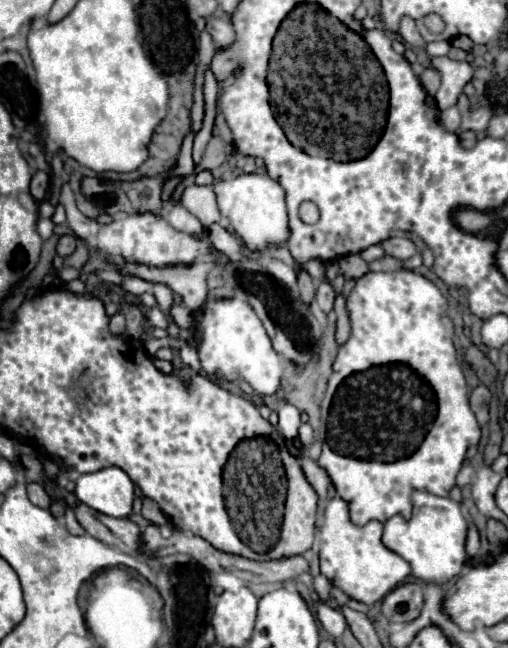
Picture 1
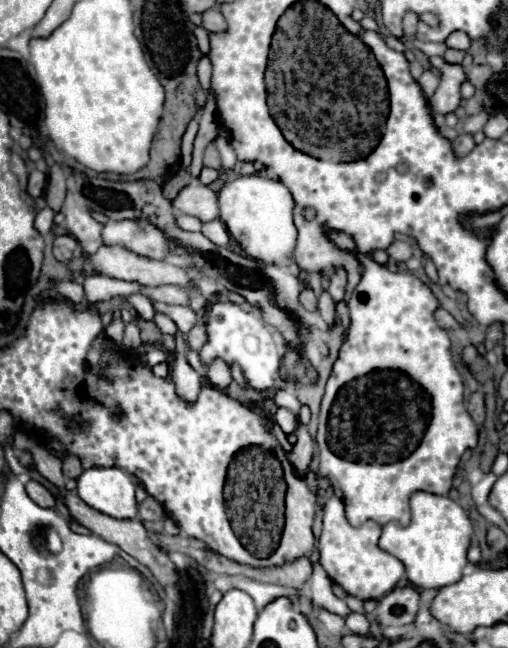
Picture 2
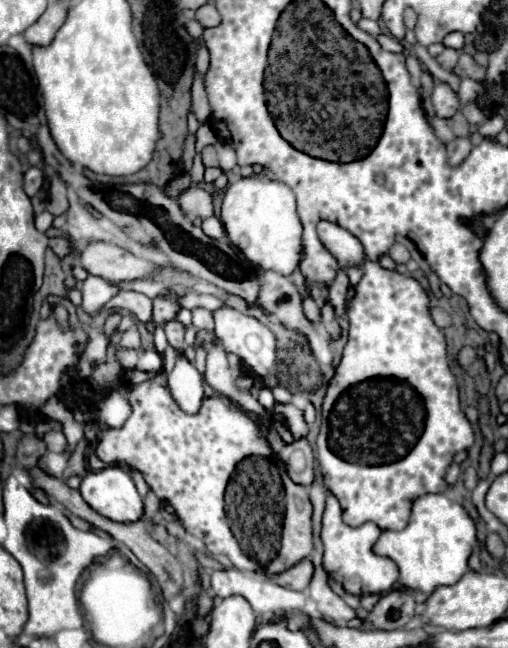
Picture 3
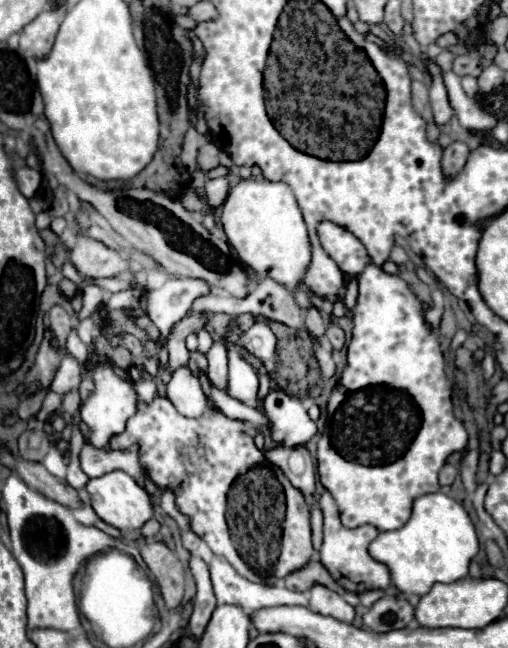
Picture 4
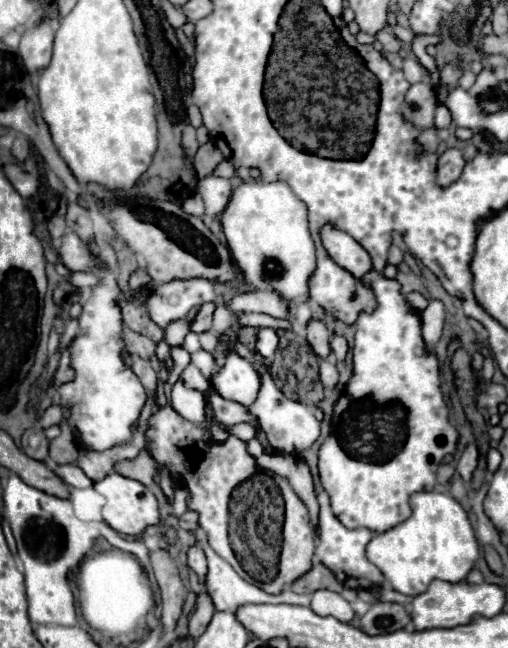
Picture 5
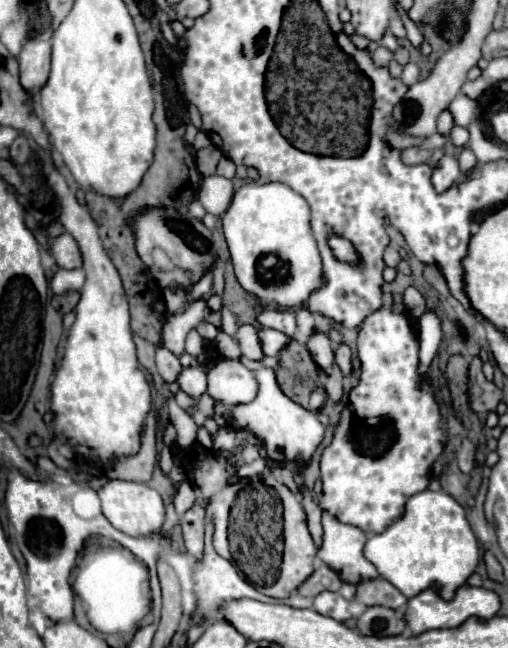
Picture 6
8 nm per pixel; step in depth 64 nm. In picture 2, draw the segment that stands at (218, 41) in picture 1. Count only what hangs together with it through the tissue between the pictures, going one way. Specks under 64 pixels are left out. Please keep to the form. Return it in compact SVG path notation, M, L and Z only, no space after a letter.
M212 8L212 10L208 10L208 12L202 14L202 28L206 28L208 32L226 32L228 30L228 24L222 18L220 10L218 8Z

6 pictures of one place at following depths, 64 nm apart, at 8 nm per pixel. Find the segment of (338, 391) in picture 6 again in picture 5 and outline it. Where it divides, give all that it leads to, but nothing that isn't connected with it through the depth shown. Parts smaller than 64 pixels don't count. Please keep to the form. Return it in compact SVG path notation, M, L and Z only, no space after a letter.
M332 348L327 359L319 360L320 380L328 388L334 388L338 383L339 376L336 368L336 363L338 361L344 360L338 360L338 358L336 358L336 354L332 352Z

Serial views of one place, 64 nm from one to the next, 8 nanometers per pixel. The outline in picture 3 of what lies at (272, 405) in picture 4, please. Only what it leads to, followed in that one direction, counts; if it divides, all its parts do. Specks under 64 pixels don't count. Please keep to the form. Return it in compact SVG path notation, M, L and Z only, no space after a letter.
M276 404L276 406L274 406L274 412L284 414L286 426L288 426L288 430L294 434L294 438L302 438L302 436L308 434L308 426L306 426L306 422L304 422L302 410L296 408L294 404L286 404L286 406Z

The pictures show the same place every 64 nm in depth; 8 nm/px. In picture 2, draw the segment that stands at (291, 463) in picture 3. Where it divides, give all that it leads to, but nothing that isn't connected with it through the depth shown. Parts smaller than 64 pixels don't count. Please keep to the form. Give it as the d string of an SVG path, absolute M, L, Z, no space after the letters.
M300 424L298 426L298 442L294 444L294 448L290 452L290 460L292 460L298 476L304 476L308 472L312 452L314 452L314 440L312 440L308 428Z

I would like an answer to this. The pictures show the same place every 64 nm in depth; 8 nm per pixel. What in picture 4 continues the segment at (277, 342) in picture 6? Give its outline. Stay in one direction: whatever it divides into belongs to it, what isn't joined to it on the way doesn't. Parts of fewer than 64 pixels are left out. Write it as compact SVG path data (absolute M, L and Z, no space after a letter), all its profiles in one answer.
M254 322L248 330L238 334L236 340L238 348L244 348L250 356L260 360L262 364L274 360L274 350L276 350L276 336L266 324Z

